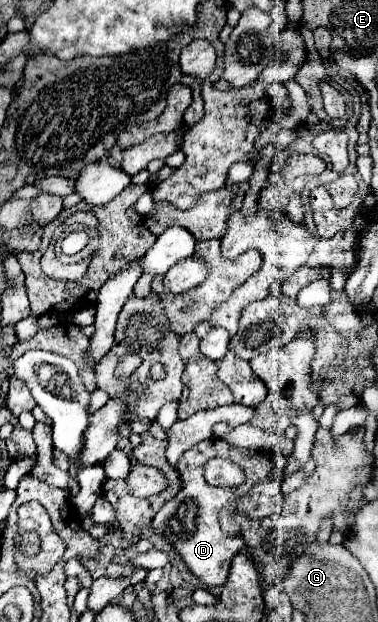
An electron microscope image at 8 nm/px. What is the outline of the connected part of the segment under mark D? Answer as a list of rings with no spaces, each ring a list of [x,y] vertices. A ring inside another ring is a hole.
[[[206,439],[206,441],[200,441],[198,445],[194,445],[192,449],[184,451],[184,455],[178,459],[176,467],[182,475],[184,489],[158,511],[158,519],[154,517],[150,521],[150,529],[154,533],[162,535],[176,549],[180,559],[186,563],[186,567],[202,583],[206,583],[208,587],[224,585],[224,581],[228,577],[230,561],[244,547],[244,539],[224,535],[224,531],[220,529],[220,523],[218,523],[218,513],[234,495],[246,495],[254,483],[262,481],[270,473],[272,463],[266,453],[232,447],[224,439]],[[212,457],[228,457],[232,463],[236,463],[238,467],[244,469],[246,479],[238,487],[238,491],[230,489],[230,487],[212,487],[204,481],[204,463]]]

